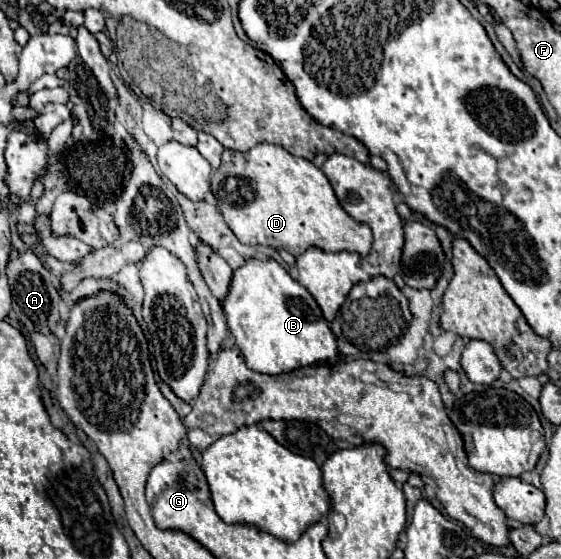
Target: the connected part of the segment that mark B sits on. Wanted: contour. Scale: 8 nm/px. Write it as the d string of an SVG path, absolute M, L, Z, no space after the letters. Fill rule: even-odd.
M248 258L240 268L232 272L230 290L222 302L222 312L226 318L228 332L234 336L238 350L244 356L244 362L248 368L260 374L282 374L290 372L302 366L310 366L316 362L332 364L338 360L338 348L334 342L334 334L328 328L320 306L312 298L312 294L298 284L274 258L260 260L260 258Z

